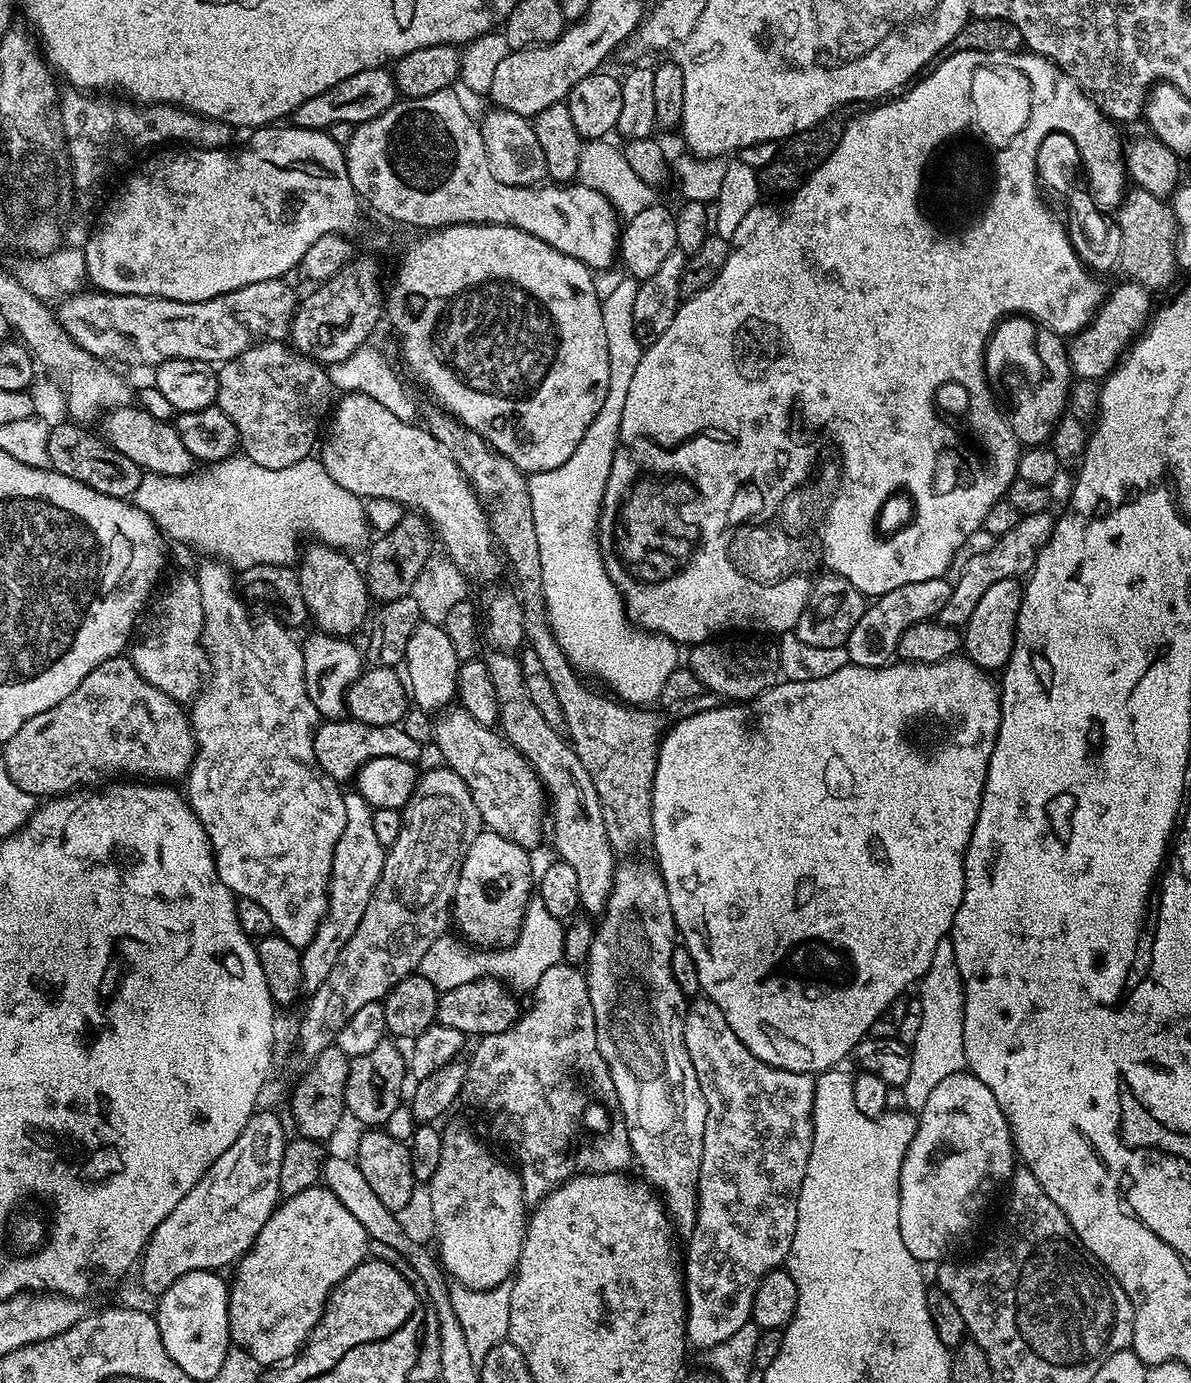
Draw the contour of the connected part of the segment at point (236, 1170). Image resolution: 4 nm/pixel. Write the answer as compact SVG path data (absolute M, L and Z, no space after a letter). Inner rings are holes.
M263 1110L253 1112L238 1138L234 1138L232 1145L212 1163L194 1190L190 1190L190 1194L186 1194L186 1198L174 1206L172 1213L158 1225L148 1240L138 1264L138 1272L140 1268L140 1280L152 1298L159 1298L182 1274L194 1270L224 1270L220 1268L227 1264L235 1265L244 1253L252 1249L262 1226L266 1226L281 1199L278 1170L282 1170L285 1143L284 1124L274 1113Z

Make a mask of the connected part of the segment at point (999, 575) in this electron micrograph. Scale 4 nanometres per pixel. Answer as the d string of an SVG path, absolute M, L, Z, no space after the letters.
M1051 511L1021 516L1018 526L996 537L994 546L990 546L986 554L977 554L976 557L970 558L970 562L966 562L966 567L962 569L962 574L955 577L950 590L950 598L946 598L946 606L942 606L938 620L954 628L963 626L968 623L970 614L974 614L974 606L978 606L982 594L986 594L986 590L990 590L994 582L1027 577L1042 546L1046 546L1050 538L1053 523L1054 516Z

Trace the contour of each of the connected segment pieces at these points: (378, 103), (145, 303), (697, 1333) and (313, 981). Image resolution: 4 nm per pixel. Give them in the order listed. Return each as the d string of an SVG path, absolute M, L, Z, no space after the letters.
M381 66L360 71L352 75L350 79L336 84L330 90L308 99L293 112L293 123L299 128L325 131L330 125L336 125L338 122L350 121L357 124L380 116L398 99L396 79L386 68Z
M81 290L75 296L66 296L59 301L55 309L57 322L70 334L70 338L82 350L86 350L91 356L96 356L102 361L113 362L117 360L120 364L149 364L155 366L166 360L194 360L205 366L219 366L232 360L236 356L241 356L248 348L257 343L254 338L242 344L246 340L246 334L218 334L220 340L230 340L228 344L196 344L196 340L202 342L202 334L198 334L198 328L210 328L210 324L220 322L220 316L224 320L224 312L218 312L218 302L216 303L216 316L212 312L202 318L198 314L198 306L194 302L178 302L177 300L167 300L161 296L135 296L134 294L114 294L113 292L102 292L99 290Z
M696 998L687 1005L684 1014L684 1041L690 1054L690 1062L694 1066L694 1074L698 1078L698 1086L702 1086L702 1098L706 1098L706 1130L702 1138L702 1166L698 1174L698 1202L696 1210L696 1225L692 1235L687 1237L688 1261L682 1264L684 1295L686 1311L684 1313L684 1334L689 1345L696 1348L711 1350L726 1338L739 1330L742 1325L752 1319L752 1306L755 1292L768 1272L779 1269L787 1261L790 1242L794 1238L796 1211L798 1210L798 1194L802 1186L802 1178L806 1178L806 1166L810 1162L812 1149L812 1106L816 1093L816 1076L810 1072L795 1072L782 1070L762 1062L742 1046L742 1038L730 1030L730 1022L714 1002L707 998Z
M354 790L343 793L346 806L346 826L342 830L342 838L338 838L332 872L328 876L328 909L320 919L316 933L311 942L300 953L300 966L303 983L309 986L321 984L334 970L334 962L338 962L338 954L342 954L342 946L350 942L354 930L358 930L358 922L362 922L362 914L366 914L366 902L370 902L372 891L376 888L378 878L382 874L386 850L382 842L378 842L374 834L374 818L372 808Z

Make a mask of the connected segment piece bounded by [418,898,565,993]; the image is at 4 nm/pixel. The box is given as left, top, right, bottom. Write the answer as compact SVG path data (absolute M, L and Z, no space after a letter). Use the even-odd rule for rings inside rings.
M532 898L527 901L523 922L519 924L514 939L507 946L472 952L471 943L455 935L452 937L451 934L445 934L432 943L426 954L422 954L418 972L441 993L480 977L492 977L512 990L515 990L514 988L532 990L535 989L538 978L542 978L542 974L550 970L550 966L559 964L565 959L564 927L565 925L558 918L554 918L554 914L550 914L550 910L546 910L541 900Z

